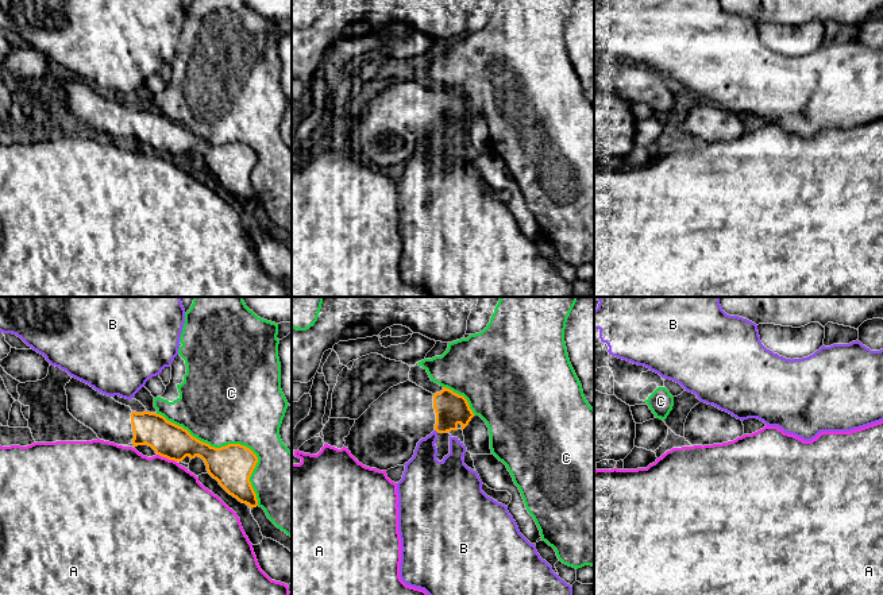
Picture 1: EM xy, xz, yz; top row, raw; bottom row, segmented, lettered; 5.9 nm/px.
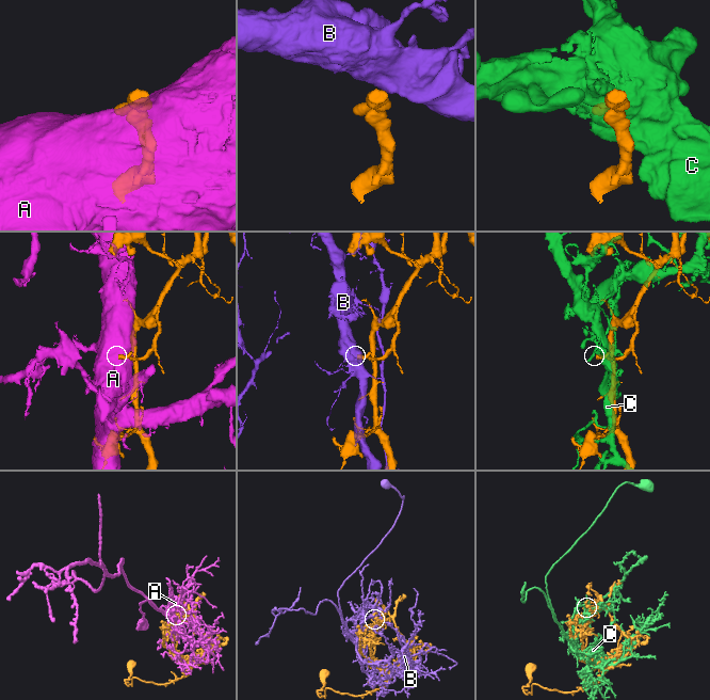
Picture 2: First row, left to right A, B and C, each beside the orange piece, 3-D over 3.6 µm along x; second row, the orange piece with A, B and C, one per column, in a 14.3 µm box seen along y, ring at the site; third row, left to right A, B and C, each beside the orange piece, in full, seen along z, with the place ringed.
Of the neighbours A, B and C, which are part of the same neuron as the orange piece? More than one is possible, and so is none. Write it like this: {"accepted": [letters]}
{"accepted": []}

